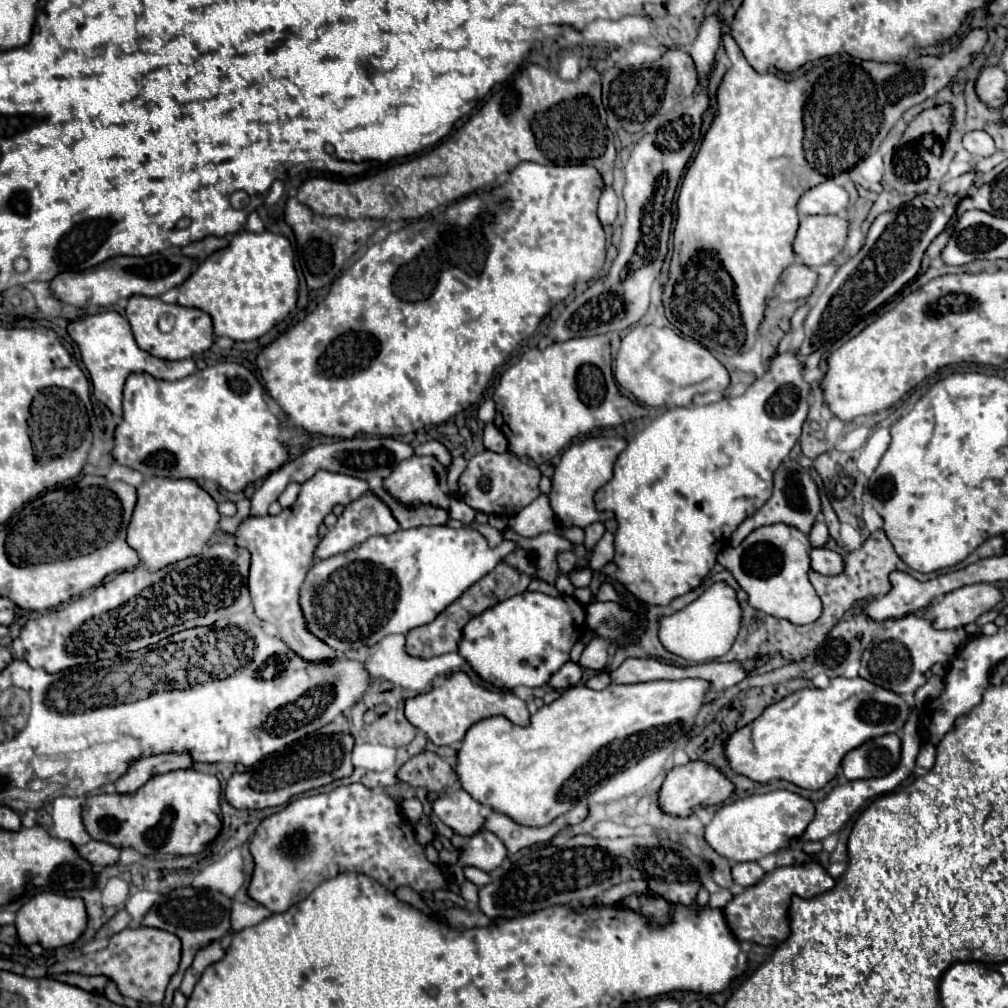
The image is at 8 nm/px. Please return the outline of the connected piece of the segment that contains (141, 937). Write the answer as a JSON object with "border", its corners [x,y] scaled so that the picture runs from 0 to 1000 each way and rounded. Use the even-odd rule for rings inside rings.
{"border":[[[125,921],[111,929],[109,937],[103,942],[60,954],[56,956],[56,960],[50,960],[50,966],[75,964],[85,968],[105,968],[117,978],[121,988],[129,988],[143,996],[161,996],[165,978],[171,966],[177,962],[179,942],[181,937],[175,927],[157,921]]]}

